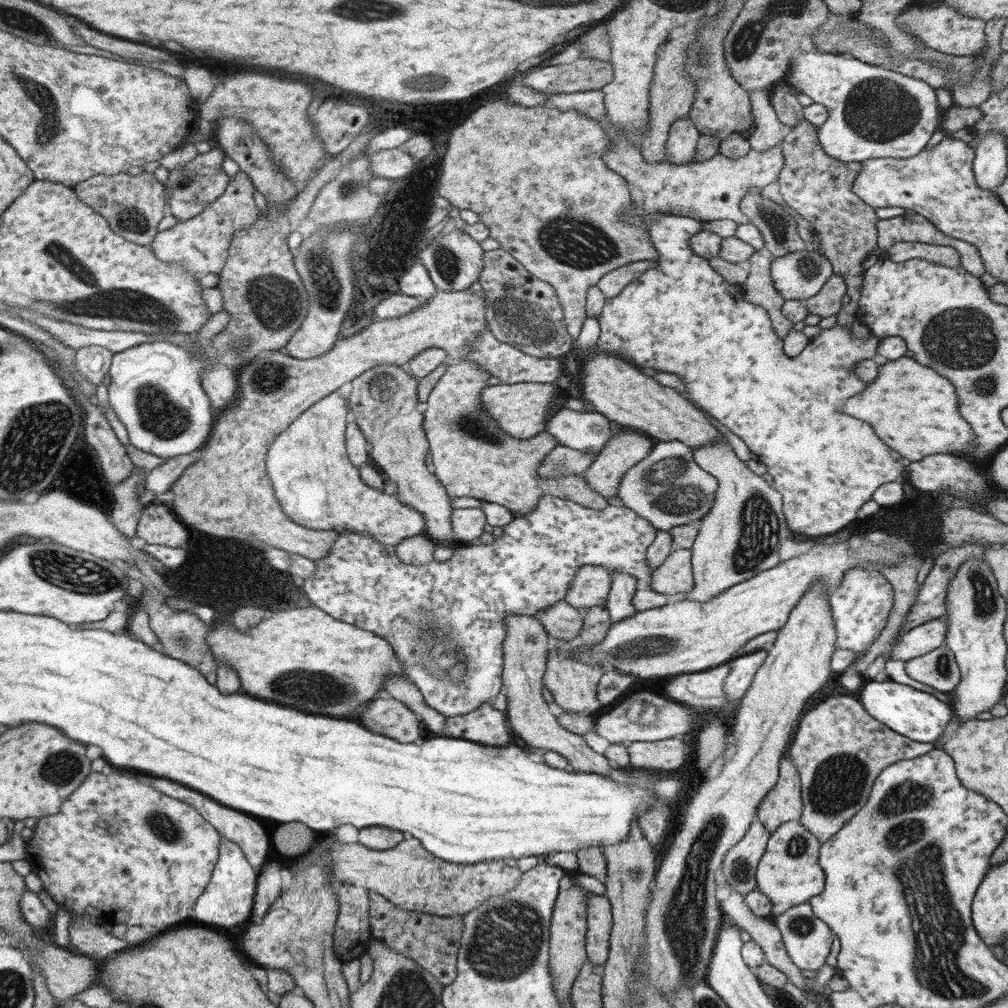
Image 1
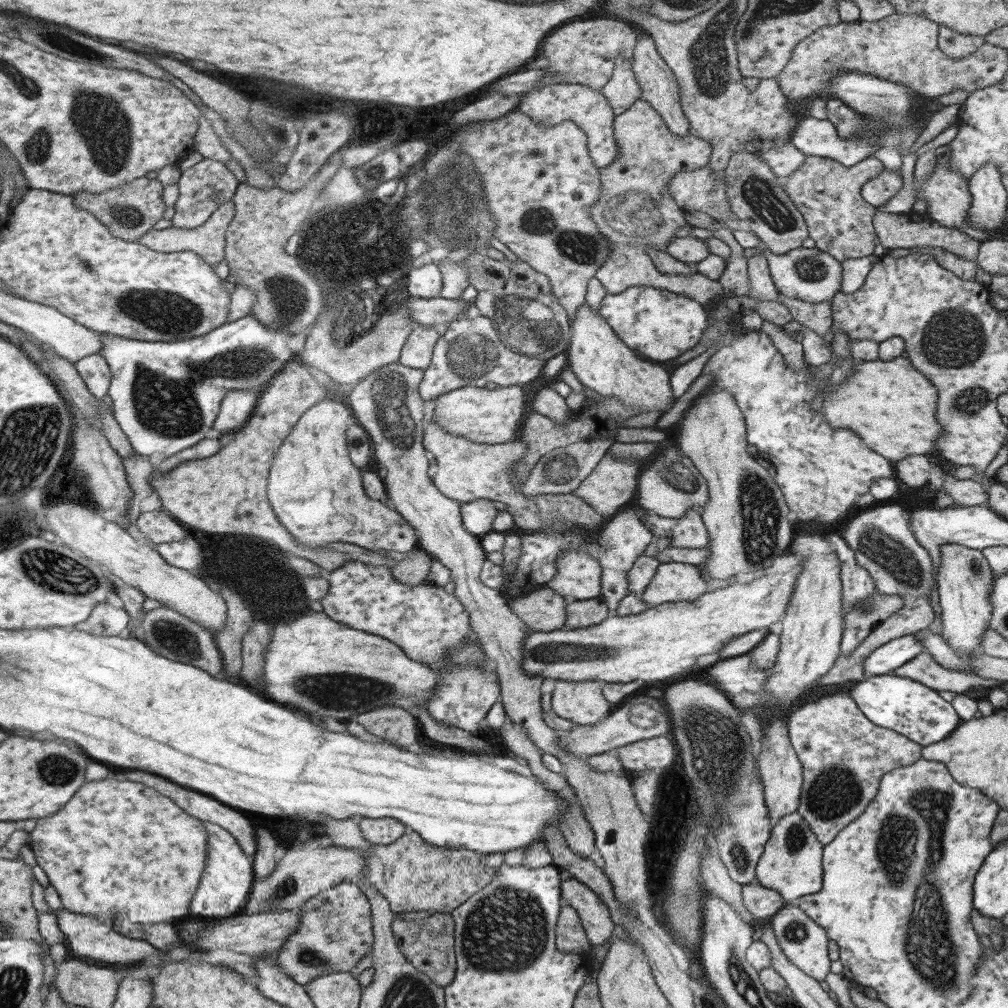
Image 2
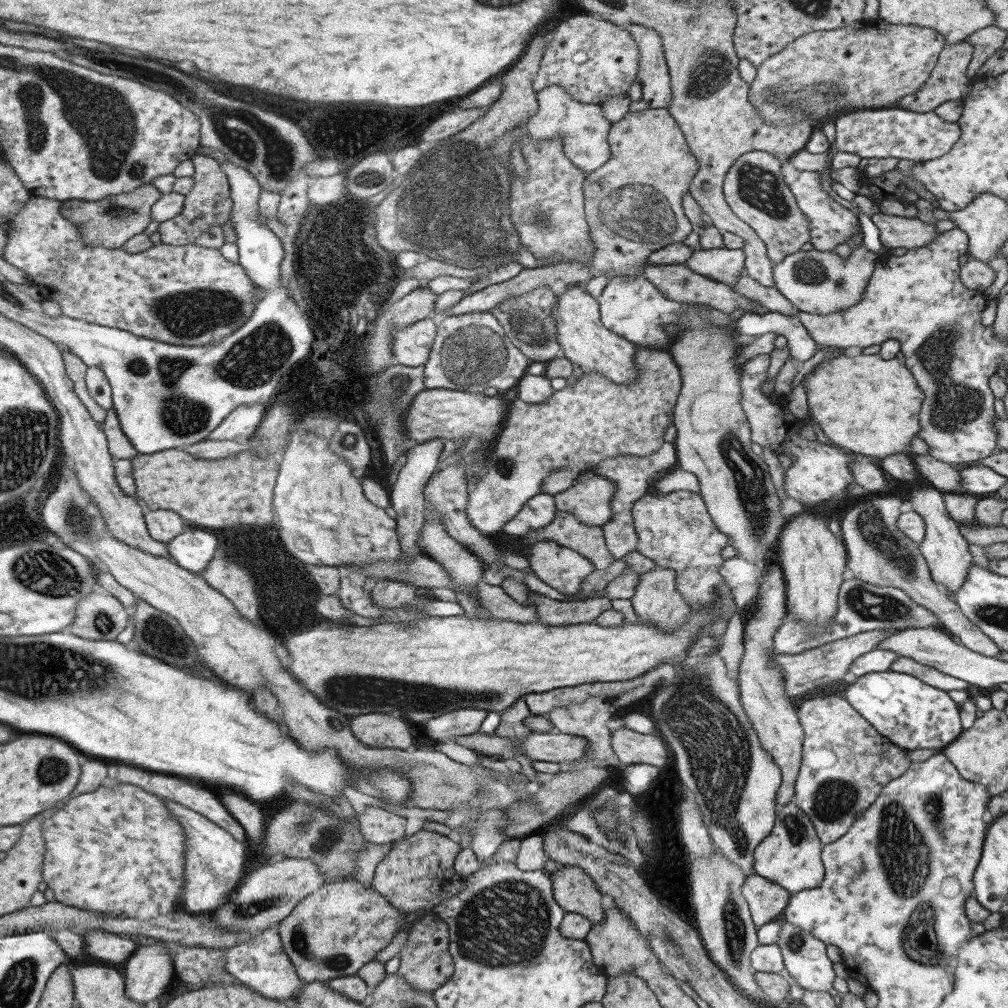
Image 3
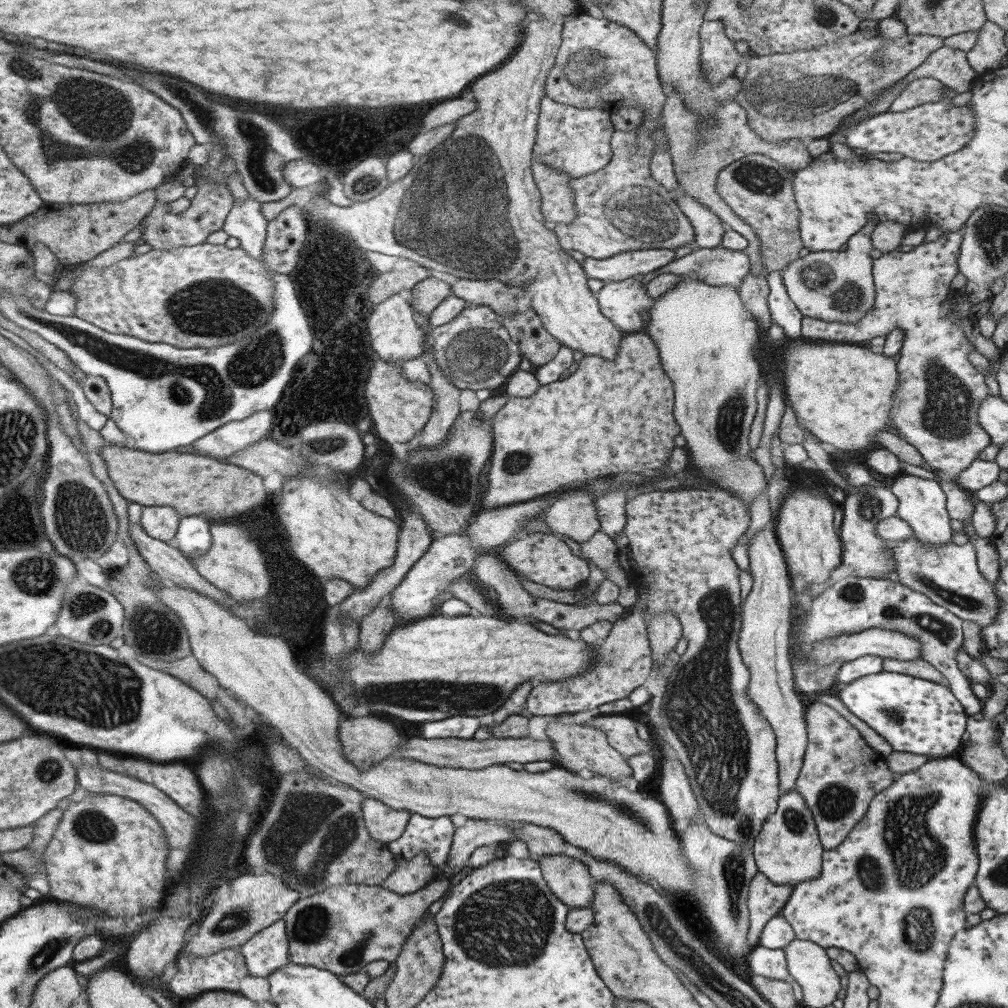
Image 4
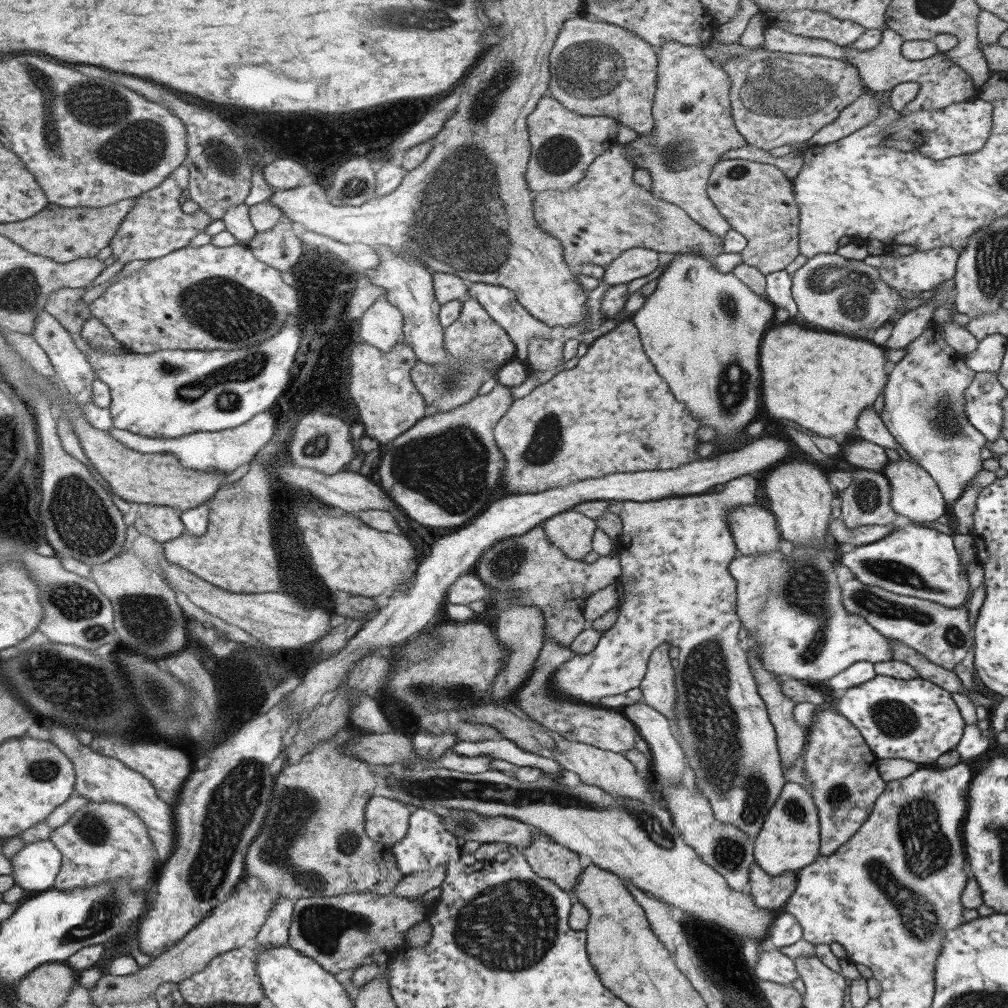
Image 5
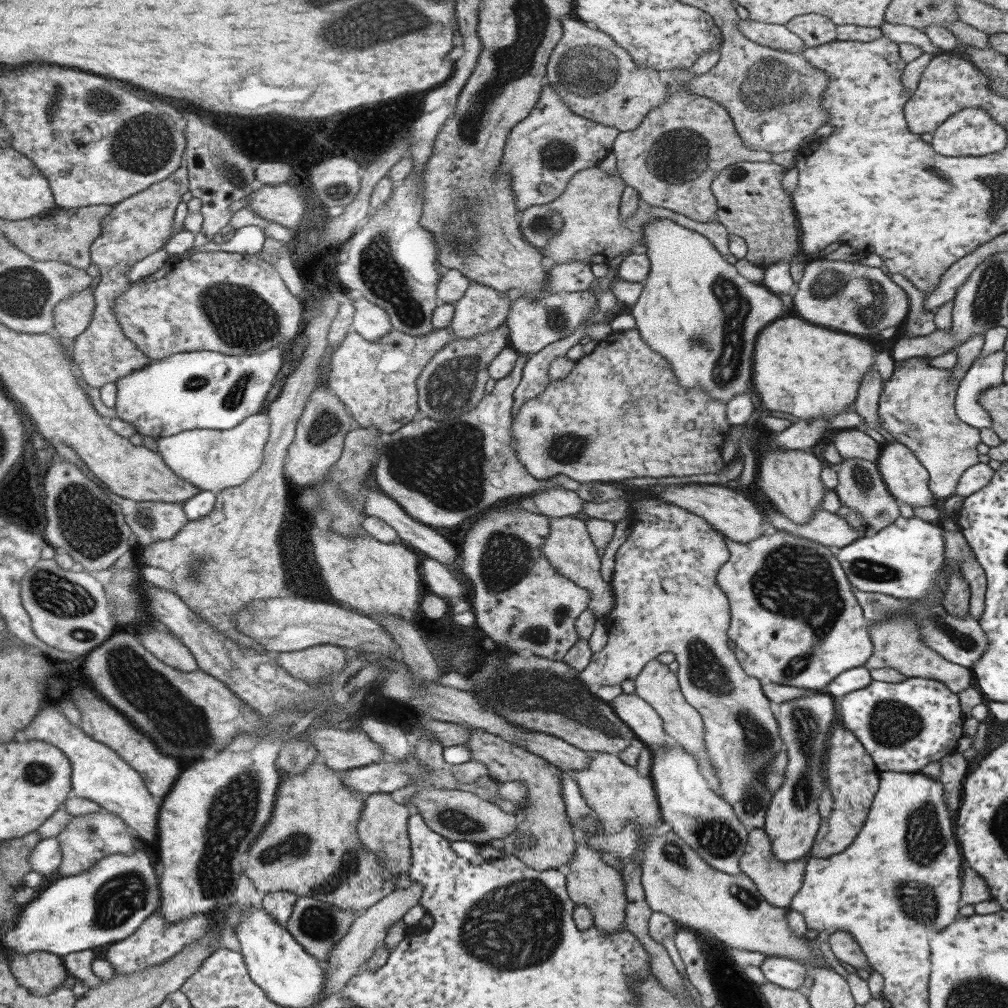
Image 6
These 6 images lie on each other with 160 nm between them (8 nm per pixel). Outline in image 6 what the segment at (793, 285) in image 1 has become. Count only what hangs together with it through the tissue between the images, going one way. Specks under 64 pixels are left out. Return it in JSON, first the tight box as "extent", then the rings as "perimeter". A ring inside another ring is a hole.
{"extent":[791,258,909,336],"perimeter":[[[825,258],[807,262],[791,295],[793,315],[807,323],[853,336],[877,335],[885,328],[901,326],[909,311],[907,294],[891,282],[883,268]]]}

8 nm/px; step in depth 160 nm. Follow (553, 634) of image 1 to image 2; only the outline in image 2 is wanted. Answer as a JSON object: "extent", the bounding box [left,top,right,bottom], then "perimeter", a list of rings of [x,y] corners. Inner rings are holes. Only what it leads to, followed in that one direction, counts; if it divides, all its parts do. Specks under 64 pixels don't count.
{"extent":[505,586,568,632],"perimeter":[[[547,586],[505,601],[510,611],[535,631],[549,632],[563,628],[568,600]]]}

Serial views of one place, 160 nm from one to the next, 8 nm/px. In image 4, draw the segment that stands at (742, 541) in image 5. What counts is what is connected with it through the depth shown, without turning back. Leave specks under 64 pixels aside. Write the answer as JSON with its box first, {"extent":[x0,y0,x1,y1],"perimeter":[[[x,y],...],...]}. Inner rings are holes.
{"extent":[738,526,806,794],"perimeter":[[[764,526],[755,532],[747,545],[749,573],[752,576],[750,591],[741,604],[741,622],[738,649],[743,665],[749,674],[745,696],[755,704],[755,710],[768,722],[775,736],[774,755],[778,764],[778,794],[793,790],[802,756],[806,748],[804,706],[794,690],[789,654],[790,628],[793,623],[791,578],[773,529]]]}

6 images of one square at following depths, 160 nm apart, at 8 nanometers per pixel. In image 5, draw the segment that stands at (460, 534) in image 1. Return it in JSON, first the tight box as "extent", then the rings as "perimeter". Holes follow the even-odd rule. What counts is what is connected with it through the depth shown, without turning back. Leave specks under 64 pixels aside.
{"extent":[493,320,701,496],"perimeter":[[[621,320],[610,332],[607,332],[585,347],[582,350],[583,355],[578,358],[577,364],[573,368],[563,369],[555,373],[547,382],[536,386],[529,394],[512,401],[505,414],[501,416],[493,427],[495,444],[504,458],[504,468],[499,479],[501,488],[505,489],[507,496],[518,495],[519,493],[535,494],[536,492],[543,492],[544,490],[565,486],[573,482],[602,478],[603,476],[616,473],[672,470],[699,459],[695,452],[695,446],[697,445],[695,432],[697,432],[697,428],[701,424],[699,424],[696,418],[691,418],[691,414],[687,414],[688,410],[683,406],[682,402],[675,402],[675,398],[667,390],[665,382],[661,380],[652,362],[644,353],[638,336],[639,333],[637,333],[636,327],[630,320]]]}

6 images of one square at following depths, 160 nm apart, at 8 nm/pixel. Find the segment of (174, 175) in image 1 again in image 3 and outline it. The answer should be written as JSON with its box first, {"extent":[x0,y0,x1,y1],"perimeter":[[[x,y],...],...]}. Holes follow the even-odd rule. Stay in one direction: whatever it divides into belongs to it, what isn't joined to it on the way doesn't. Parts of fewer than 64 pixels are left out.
{"extent":[158,154,233,246],"perimeter":[[[203,154],[195,155],[190,158],[190,161],[193,165],[193,174],[191,175],[193,185],[184,195],[181,215],[159,225],[158,232],[163,243],[175,246],[191,244],[214,225],[223,226],[233,209],[229,180],[218,162],[213,158],[205,157]]]}

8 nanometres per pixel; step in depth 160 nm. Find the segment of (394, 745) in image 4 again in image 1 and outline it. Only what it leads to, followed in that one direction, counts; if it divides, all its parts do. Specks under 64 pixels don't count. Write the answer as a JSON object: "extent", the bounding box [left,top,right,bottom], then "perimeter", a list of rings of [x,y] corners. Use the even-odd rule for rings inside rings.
{"extent":[359,695,419,742],"perimeter":[[[384,695],[367,704],[367,710],[361,714],[359,724],[365,730],[393,738],[397,742],[415,742],[419,738],[418,716],[405,706]]]}

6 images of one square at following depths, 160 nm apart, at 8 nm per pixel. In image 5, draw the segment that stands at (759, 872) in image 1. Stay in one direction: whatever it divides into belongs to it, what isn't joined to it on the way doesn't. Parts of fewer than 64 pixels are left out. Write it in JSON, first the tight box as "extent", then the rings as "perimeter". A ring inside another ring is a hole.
{"extent":[753,782,819,876],"perimeter":[[[785,782],[753,841],[754,862],[771,876],[787,871],[797,872],[810,865],[819,855],[819,835],[818,816],[808,790],[800,784]]]}

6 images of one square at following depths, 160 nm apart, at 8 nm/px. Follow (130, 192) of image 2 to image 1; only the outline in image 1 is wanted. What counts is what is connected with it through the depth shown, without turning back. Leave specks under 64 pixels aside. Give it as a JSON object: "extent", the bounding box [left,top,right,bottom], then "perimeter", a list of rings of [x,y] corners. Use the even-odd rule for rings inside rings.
{"extent":[76,171,169,251],"perimeter":[[[146,171],[135,176],[126,172],[98,174],[82,182],[76,191],[78,197],[102,215],[114,231],[131,242],[151,247],[153,251],[155,237],[159,234],[157,226],[166,218],[169,209],[169,203],[165,202],[166,186],[155,178],[155,174]]]}

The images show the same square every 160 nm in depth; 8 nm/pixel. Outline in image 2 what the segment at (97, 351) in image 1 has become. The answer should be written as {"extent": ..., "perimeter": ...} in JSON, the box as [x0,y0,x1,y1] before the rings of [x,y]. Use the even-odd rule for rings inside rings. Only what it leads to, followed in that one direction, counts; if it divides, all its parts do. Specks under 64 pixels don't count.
{"extent":[75,353,112,401],"perimeter":[[[95,353],[81,358],[75,365],[88,389],[102,401],[109,394],[112,383],[108,360],[102,354]]]}

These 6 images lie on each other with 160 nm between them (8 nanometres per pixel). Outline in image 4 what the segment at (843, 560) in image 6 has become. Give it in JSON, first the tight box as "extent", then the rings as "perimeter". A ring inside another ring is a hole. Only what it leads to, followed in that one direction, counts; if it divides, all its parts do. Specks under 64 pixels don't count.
{"extent":[889,537,998,629],"perimeter":[[[909,537],[900,542],[889,544],[893,574],[890,580],[924,594],[937,606],[942,606],[962,621],[976,622],[982,629],[994,621],[998,613],[998,598],[994,593],[994,586],[987,582],[978,571],[974,546],[971,541],[957,545],[949,541],[946,545],[928,545],[917,537]]]}

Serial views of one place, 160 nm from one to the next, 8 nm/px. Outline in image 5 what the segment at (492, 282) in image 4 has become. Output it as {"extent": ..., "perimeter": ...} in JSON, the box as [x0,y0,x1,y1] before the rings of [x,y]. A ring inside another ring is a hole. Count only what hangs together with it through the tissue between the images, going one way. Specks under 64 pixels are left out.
{"extent":[467,282,551,362],"perimeter":[[[475,282],[469,284],[467,296],[473,297],[475,302],[479,303],[486,313],[505,330],[511,343],[515,345],[514,356],[519,362],[525,362],[528,353],[529,339],[549,339],[551,327],[546,326],[540,320],[532,317],[516,300],[512,290],[503,286],[493,286]]]}

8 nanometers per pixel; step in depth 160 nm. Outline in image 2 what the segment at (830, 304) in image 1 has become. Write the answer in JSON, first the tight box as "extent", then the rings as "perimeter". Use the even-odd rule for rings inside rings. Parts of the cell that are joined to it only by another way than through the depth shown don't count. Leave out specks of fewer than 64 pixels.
{"extent":[774,295,831,338],"perimeter":[[[777,295],[774,298],[779,304],[787,307],[791,321],[795,321],[802,328],[814,331],[820,338],[830,329],[831,309],[830,301],[803,302],[787,296]]]}

